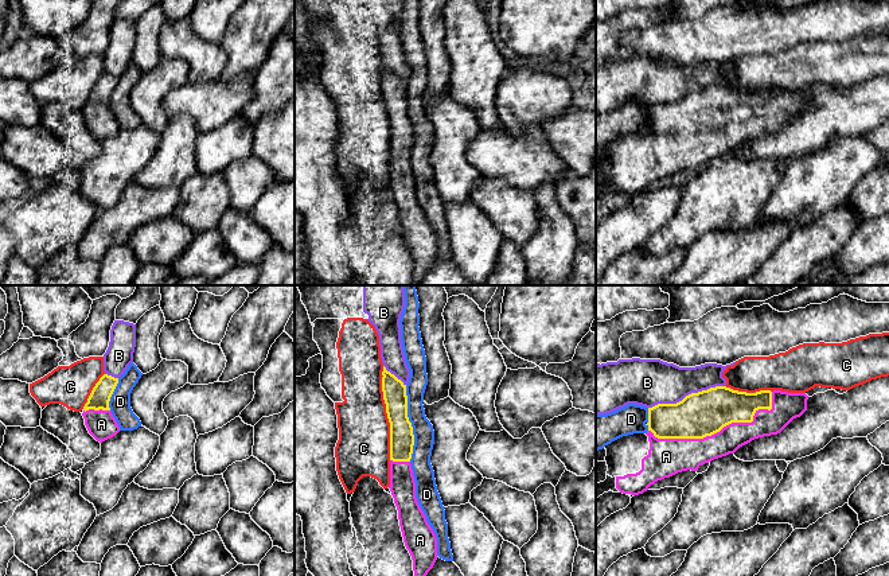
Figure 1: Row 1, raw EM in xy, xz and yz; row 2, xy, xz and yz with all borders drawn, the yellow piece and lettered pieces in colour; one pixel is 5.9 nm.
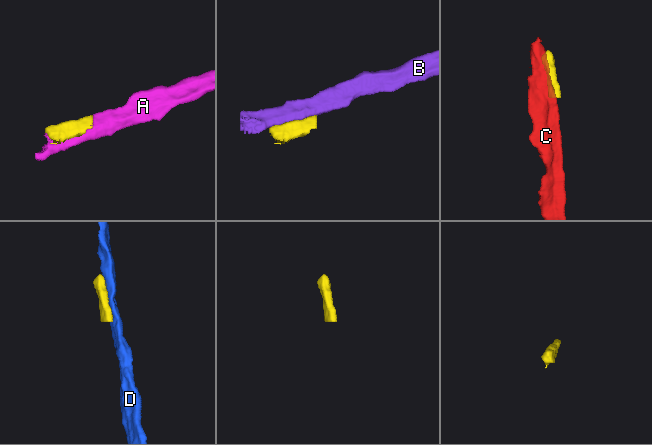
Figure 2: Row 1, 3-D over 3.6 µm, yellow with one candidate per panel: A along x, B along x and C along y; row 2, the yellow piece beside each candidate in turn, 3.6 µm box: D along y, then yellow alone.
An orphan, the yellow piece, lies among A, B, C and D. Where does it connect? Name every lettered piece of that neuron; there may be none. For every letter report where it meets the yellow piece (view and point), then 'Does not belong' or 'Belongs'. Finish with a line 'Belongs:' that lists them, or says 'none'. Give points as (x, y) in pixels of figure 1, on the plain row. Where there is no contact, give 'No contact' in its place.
A: Touches yellow at yz (720, 128). Belongs
B: Touches yellow at yz (686, 94). Does not belong
C: Touches yellow at xz (386, 111). Does not belong
D: Touches yellow at xz (410, 121). Does not belong
Belongs: A

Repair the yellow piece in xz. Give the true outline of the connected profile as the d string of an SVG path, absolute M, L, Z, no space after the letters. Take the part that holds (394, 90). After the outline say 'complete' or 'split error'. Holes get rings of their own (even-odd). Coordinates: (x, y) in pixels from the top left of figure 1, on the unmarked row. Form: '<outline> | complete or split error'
M382 70L382 90L390 121L390 190L398 209L406 248L413 258L414 284L418 285L437 258L437 237L416 196L410 163L414 133L408 116L406 83Z | split error

